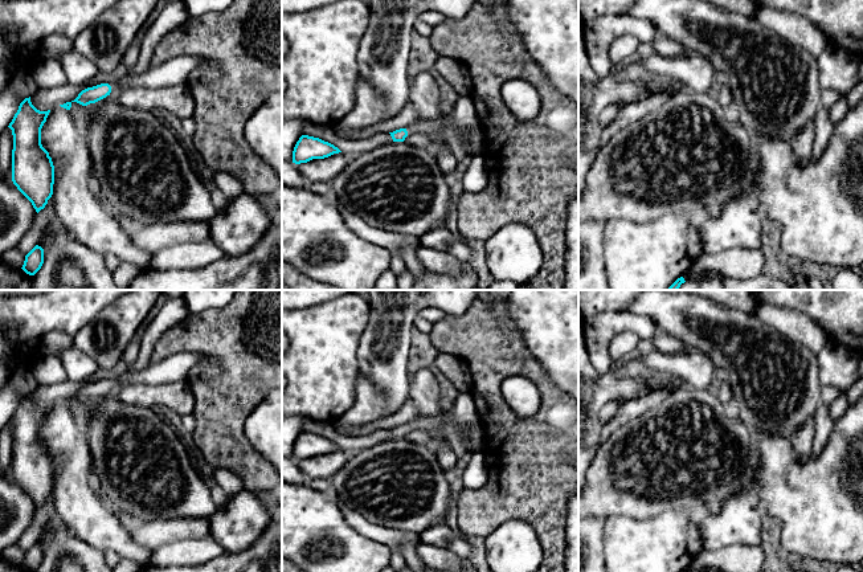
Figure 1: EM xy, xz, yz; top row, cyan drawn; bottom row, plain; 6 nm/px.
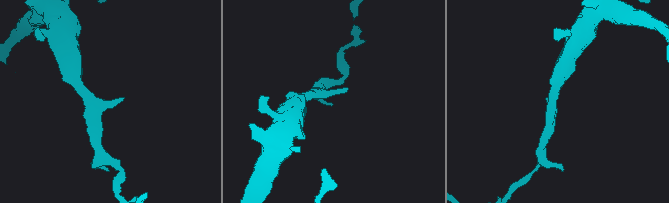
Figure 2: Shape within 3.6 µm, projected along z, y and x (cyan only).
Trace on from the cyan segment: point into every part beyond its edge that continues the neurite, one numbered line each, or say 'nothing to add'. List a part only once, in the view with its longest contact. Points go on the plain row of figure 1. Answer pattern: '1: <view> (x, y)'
1: xy (174, 368)

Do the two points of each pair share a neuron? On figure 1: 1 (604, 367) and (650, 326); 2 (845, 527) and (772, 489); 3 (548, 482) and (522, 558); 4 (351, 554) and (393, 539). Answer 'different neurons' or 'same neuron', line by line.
1: same neuron
2: same neuron
3: different neurons
4: different neurons

